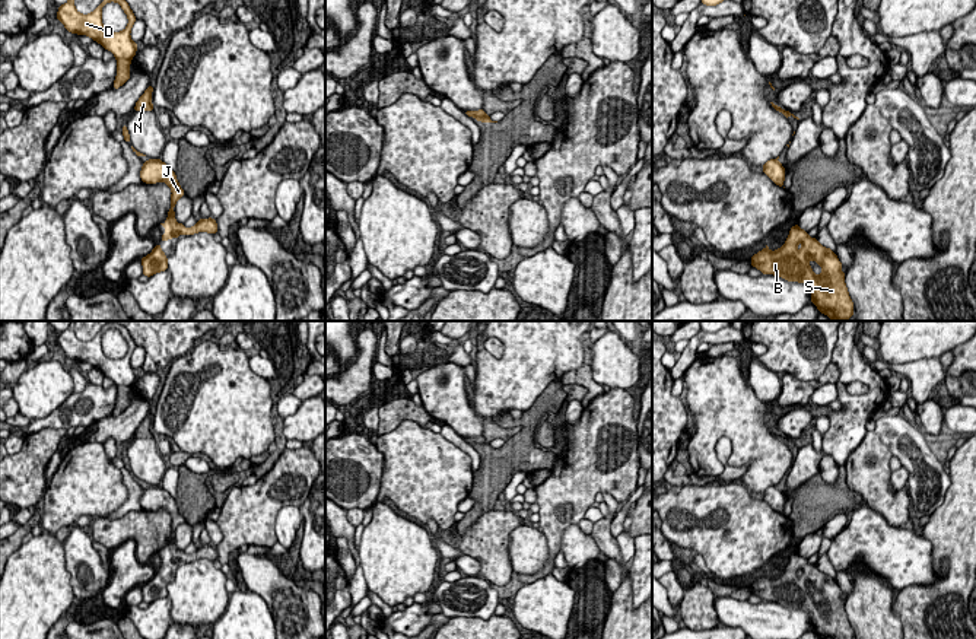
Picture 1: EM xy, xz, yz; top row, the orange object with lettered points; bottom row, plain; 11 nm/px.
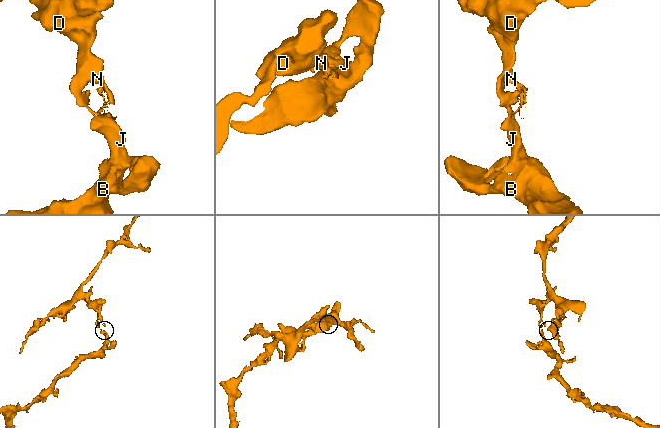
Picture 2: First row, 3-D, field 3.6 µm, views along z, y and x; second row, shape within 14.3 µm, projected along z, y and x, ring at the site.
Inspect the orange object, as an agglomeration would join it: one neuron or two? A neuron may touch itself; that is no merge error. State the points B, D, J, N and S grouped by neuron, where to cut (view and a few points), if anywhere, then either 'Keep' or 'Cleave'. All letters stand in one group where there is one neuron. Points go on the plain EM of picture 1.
Groups: B J S / D N. Split along xz (474, 442), (488, 445). Cleave

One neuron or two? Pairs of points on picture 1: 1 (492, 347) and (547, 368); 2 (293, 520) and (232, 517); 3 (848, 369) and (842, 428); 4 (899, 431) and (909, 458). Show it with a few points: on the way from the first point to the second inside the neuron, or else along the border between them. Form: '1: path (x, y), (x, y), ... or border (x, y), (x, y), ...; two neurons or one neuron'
1: border (482, 342), (496, 337), (502, 343), (502, 356); two neurons
2: border (299, 506), (285, 505), (279, 511), (276, 540); two neurons
3: path (842, 384), (842, 394), (848, 401), (848, 413); one neuron
4: path (902, 438), (909, 445), (909, 451); one neuron

